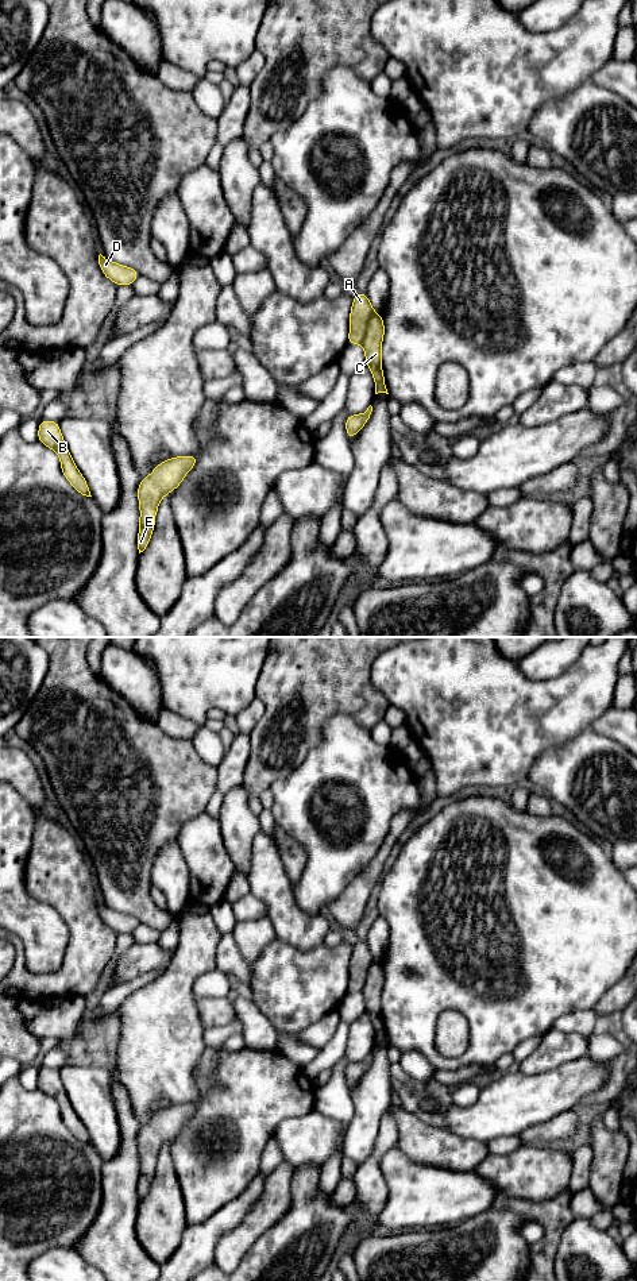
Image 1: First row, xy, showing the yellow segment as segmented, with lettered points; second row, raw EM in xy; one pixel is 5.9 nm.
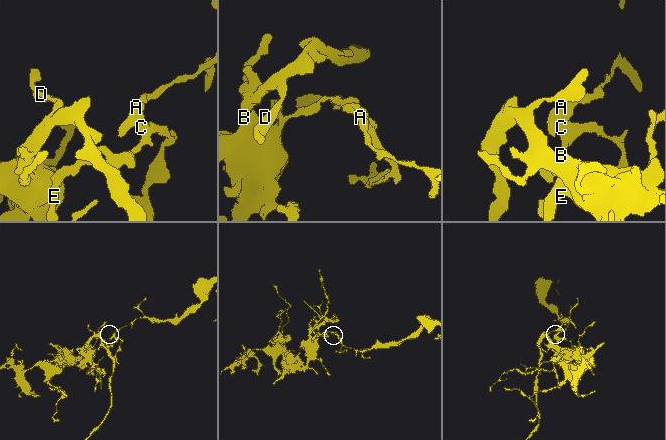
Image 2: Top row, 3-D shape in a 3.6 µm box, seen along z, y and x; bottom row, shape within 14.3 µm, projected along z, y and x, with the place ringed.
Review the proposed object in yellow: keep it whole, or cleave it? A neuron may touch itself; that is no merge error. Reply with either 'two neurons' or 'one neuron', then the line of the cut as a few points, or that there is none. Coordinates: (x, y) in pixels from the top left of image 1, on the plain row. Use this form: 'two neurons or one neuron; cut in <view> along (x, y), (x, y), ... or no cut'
two neurons; cut in xy along (375, 961), (367, 972), (362, 991)

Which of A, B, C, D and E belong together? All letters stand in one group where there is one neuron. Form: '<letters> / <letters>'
A / B C D E

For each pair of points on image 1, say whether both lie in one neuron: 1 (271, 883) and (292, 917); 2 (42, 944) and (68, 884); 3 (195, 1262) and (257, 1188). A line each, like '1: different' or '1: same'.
1: same
2: different
3: same

